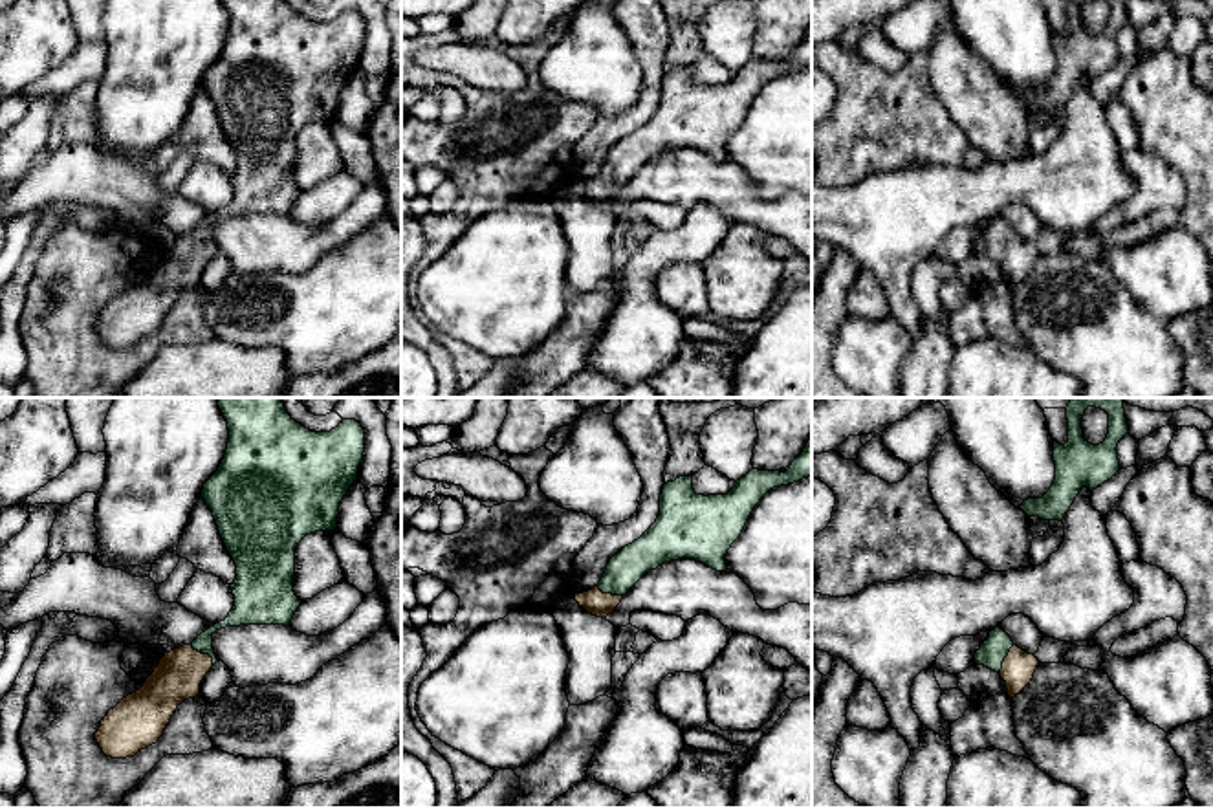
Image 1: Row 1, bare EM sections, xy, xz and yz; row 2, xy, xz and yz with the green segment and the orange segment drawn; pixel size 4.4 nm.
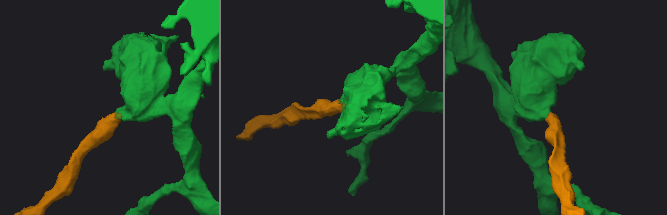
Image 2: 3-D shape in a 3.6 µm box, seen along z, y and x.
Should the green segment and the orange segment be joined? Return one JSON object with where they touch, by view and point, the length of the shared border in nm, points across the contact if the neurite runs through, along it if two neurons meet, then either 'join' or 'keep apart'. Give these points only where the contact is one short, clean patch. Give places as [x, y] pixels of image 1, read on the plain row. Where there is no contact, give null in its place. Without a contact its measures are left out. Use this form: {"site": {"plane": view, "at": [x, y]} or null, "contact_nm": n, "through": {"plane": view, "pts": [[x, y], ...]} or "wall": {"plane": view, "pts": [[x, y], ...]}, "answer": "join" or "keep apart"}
{"site": {"plane": "xy", "at": [204, 242]}, "contact_nm": 140, "through": {"plane": "xy", "pts": [[244, 202], [215, 217], [204, 242], [178, 264]]}, "answer": "join"}

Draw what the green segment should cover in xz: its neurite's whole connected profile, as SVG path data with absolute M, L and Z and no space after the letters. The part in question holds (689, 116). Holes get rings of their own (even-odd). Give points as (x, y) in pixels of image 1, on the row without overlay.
M812 27L786 62L751 59L727 84L696 84L693 66L663 73L656 112L617 141L599 174L575 183L575 191L588 203L606 207L645 163L665 152L694 148L726 161L726 143L760 88L773 77L808 66L812 66Z

